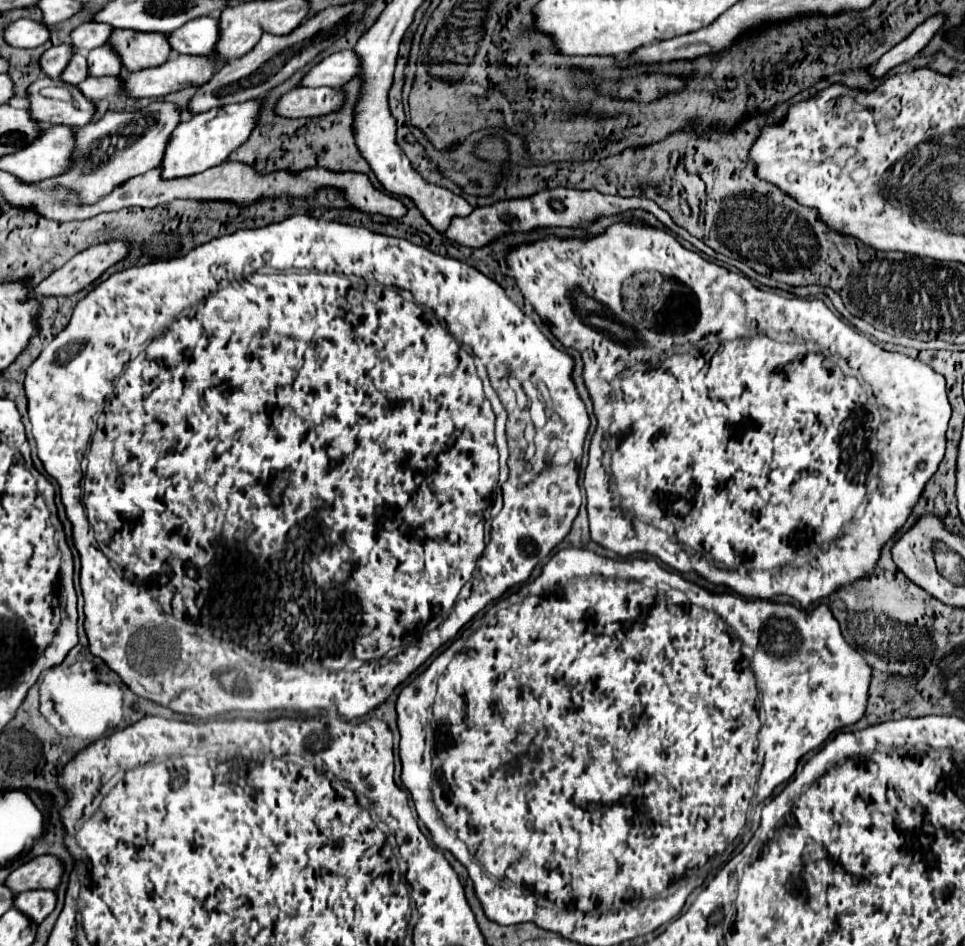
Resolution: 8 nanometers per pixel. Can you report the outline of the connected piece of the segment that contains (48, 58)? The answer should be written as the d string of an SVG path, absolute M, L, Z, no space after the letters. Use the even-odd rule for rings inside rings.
M61 44L61 46L53 46L49 50L45 50L41 54L41 72L49 78L59 78L61 70L67 66L69 58L73 54L73 48L69 44Z

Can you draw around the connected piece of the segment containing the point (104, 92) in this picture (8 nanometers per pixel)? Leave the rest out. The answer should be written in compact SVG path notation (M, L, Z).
M109 76L109 78L87 78L77 88L81 90L81 94L85 94L85 98L99 100L99 98L109 98L109 96L117 94L121 90L121 82L117 80L117 76Z

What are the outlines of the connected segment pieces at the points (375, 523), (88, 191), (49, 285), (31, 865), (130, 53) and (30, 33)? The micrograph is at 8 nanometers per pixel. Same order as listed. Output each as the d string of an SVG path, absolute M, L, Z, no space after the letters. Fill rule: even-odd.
M291 216L291 218L287 218L287 220L283 220L283 222L277 222L277 224L269 224L269 226L263 226L263 228L255 228L255 230L237 230L237 232L235 232L235 234L229 234L229 236L221 236L221 238L215 238L215 240L211 240L211 242L207 242L207 244L201 244L201 246L197 246L197 248L193 248L193 250L191 250L191 252L189 252L189 254L185 254L185 256L181 256L181 258L175 258L175 260L165 260L165 262L151 262L151 264L145 264L145 266L133 266L133 268L127 268L127 270L123 270L123 272L117 272L117 274L113 274L113 276L109 276L109 278L107 278L107 280L105 280L105 282L103 282L103 284L99 284L99 286L97 286L97 288L95 288L95 290L91 290L91 292L89 292L89 294L87 294L87 296L85 296L85 298L83 298L83 300L81 300L81 302L79 302L79 304L77 304L77 306L75 306L75 310L73 310L73 316L71 316L71 320L69 320L69 324L67 324L67 326L65 326L65 328L63 328L63 330L61 330L61 332L59 332L59 334L57 334L57 336L55 336L55 338L53 338L53 342L51 342L51 344L49 344L49 346L47 346L47 348L45 348L45 350L43 350L43 352L41 352L41 356L39 356L39 358L37 358L37 360L35 360L35 362L31 362L31 366L29 366L29 368L27 368L27 372L25 372L25 396L27 396L27 408L29 408L29 420L31 420L31 426L33 426L33 436L35 436L35 442L37 442L37 456L39 456L39 460L41 460L41 462L43 462L43 466L45 466L45 470L47 470L47 474L49 474L49 476L53 476L53 478L55 478L55 480L57 480L57 484L59 484L59 488L61 488L61 490L59 490L59 492L61 492L61 502L63 502L63 506L65 506L65 514L67 514L67 518L69 518L69 522L71 522L71 526L73 526L73 544L75 544L75 548L77 548L77 552L79 552L79 558L81 558L81 590L83 590L83 598L85 598L85 616L87 616L87 618L85 618L85 632L87 632L87 638L89 638L89 650L91 650L91 652L93 652L93 656L97 656L97 658L101 658L101 660L103 660L103 662L105 662L105 664L107 664L107 666L109 666L109 668L111 668L111 670L113 670L113 672L117 672L117 674L119 674L119 676L121 676L121 680L123 680L123 684L127 684L127 686L129 686L129 688L131 688L131 690L133 690L133 692L135 692L135 694L137 694L137 696L141 696L141 698L147 698L147 700L153 700L153 702L157 702L157 704L161 704L161 705L159 705L159 706L161 706L161 708L165 708L165 710L169 710L169 712L167 712L167 716L163 716L163 714L145 714L145 716L161 716L161 717L162 717L162 718L169 718L169 719L174 719L174 720L181 720L181 722L193 722L193 724L207 724L207 722L209 722L209 746L207 746L207 748L211 748L211 746L225 746L225 744L229 744L229 740L231 740L231 742L239 742L239 730L235 730L235 728L233 728L233 730L231 730L231 726L227 726L227 722L225 722L225 720L233 720L233 722L237 722L237 720L234 720L234 717L235 717L235 712L242 712L242 718L247 718L247 720L251 720L251 719L253 719L253 720L259 720L259 721L260 721L260 722L266 722L266 721L267 721L267 720L275 720L275 718L299 718L299 730L301 730L301 718L313 718L313 717L308 717L308 715L312 715L312 713L313 713L313 715L316 715L316 713L318 713L318 714L321 714L321 713L324 713L324 712L323 712L323 711L318 711L318 709L317 709L317 708L319 708L319 710L337 710L337 714L338 714L338 712L339 712L339 714L341 714L341 716L347 716L347 718L359 718L359 716L365 716L365 714L367 714L367 712L371 712L371 710L373 710L373 708L377 708L377 706L379 706L379 704L381 704L381 702L385 702L385 700L387 700L387 698L389 698L389 694L391 694L391 692L393 692L393 690L395 690L395 686L397 686L397 684L401 684L401 682L403 682L403 680L405 680L405 678L407 678L407 676L411 676L411 674L413 674L413 672L415 672L415 670L417 670L417 668L419 668L419 666L421 666L421 664L423 664L423 662L425 662L425 660L427 660L427 658L429 658L429 656L431 656L431 654L433 654L433 652L435 652L435 650L437 650L437 648L439 648L439 646L443 646L443 644L445 644L445 642L447 642L447 640L451 640L451 638L453 638L453 636L455 636L455 634L457 634L457 632L459 632L459 630L461 630L461 626L463 626L463 624L467 624L467 622L469 622L469 620L471 620L471 618L473 618L473 616L475 616L475 614L477 614L477 612L481 612L481 610L483 610L483 608L485 608L485 606L487 606L487 604L489 604L489 602L493 602L493 600L497 600L497 598L501 598L501 596L503 596L503 594L505 594L505 592L507 592L507 590L509 590L509 588L511 588L511 586L513 586L513 584L521 584L521 582L525 582L525 580L527 580L527 578L529 578L529 576L531 576L531 572L533 572L533 568L535 568L535 566L537 566L537 562L539 562L539 558L545 558L545 556L547 556L547 554L549 554L549 552L551 552L551 550L553 550L553 548L555 548L555 546L557 546L557 544L559 544L559 542L561 542L561 540L563 540L563 538L565 538L565 536L567 536L567 534L569 534L569 530L571 530L571 524L573 524L573 520L575 520L575 516L577 516L577 512L579 512L579 506L581 506L581 490L579 490L579 482L577 482L577 480L579 480L579 472L577 472L577 466L575 466L575 464L567 464L567 466L559 466L559 468L553 468L553 470L551 470L551 472L545 472L545 470L543 470L543 452L545 452L545 450L547 450L547 448L549 448L549 452L557 452L557 450L559 450L559 448L569 448L569 450L571 450L571 452L573 452L573 460L581 460L581 456L583 456L583 442L585 442L585 436L587 436L587 432L589 432L589 414L587 414L587 408L585 408L585 404L583 404L583 400L581 400L581 398L579 398L579 392L577 392L577 388L575 388L575 382L573 382L573 378L571 378L571 374L573 374L573 366L575 366L575 362L573 362L573 358L571 358L571 356L569 356L569 354L565 354L565 352L561 352L561 350L557 350L557 348L555 348L555 346L553 346L553 344L551 344L551 342L549 342L549 340L547 340L547 336L545 336L545 334L543 334L543 332L541 332L541 330L539 330L539 326L537 326L537 324L535 324L535 322L533 322L533 318L531 318L531 316L527 316L527 314L523 314L523 312L521 312L521 308L519 308L519 306L517 306L517 304L515 304L515 302L513 302L513 300L511 300L511 298L509 298L509 296L507 296L507 294L505 294L505 292L503 292L503 288L501 288L501 286L499 286L499 284L497 284L497 282L493 282L493 280L491 280L491 278L487 278L487 276L483 276L483 274L481 274L481 272L477 272L477 270L475 270L475 268L473 268L473 266L467 266L467 264L463 264L463 262L459 262L459 260L455 260L455 258L447 258L447 256L439 256L439 254L433 254L433 252L429 252L429 250L427 250L427 248L423 248L423 246L417 246L417 244L411 244L411 242L409 242L409 240L403 240L403 238L391 238L391 236L383 236L383 234L373 234L373 232L369 232L369 230L367 230L367 228L359 228L359 226L347 226L347 224L337 224L337 222L325 222L325 220L317 220L317 218L311 218L311 216ZM263 266L269 266L269 268L275 268L275 270L279 270L279 272L281 272L281 274L259 274L259 272L257 272L257 270L259 270L259 268L263 268ZM401 290L407 290L407 292L411 292L411 294L413 294L413 300L405 300L405 298L403 298L403 296L401 296ZM453 336L455 336L455 338L457 338L457 340L459 340L459 342L463 342L463 344L467 344L467 346L471 346L471 350L473 350L473 354L475 354L475 356L477 356L477 358L475 358L475 364L473 364L473 356L471 356L471 354L467 354L467 352L465 352L465 350L463 350L463 348L461 348L461 346L459 346L459 342L457 342L457 340L455 340L455 338L453 338ZM525 370L533 370L533 380L541 380L541 382L543 382L543 384L545 384L545 386L547 386L547 390L549 390L549 396L551 396L551 400L553 400L553 406L555 406L555 408L557 408L557 414L559 414L559 422L551 422L551 420L549 420L549 422L547 422L547 426L545 426L545 428L541 428L541 430L539 430L539 432L537 432L537 466L531 466L531 468L527 468L527 466L509 466L509 468L511 468L511 472L509 472L509 468L507 468L507 456L509 456L509 450L507 450L507 436L505 436L505 422L507 422L507 412L505 412L505 408L503 408L503 406L501 406L501 402L499 402L499 398L501 398L501 400L515 400L515 390L513 390L513 388L509 388L509 384L507 384L507 378L509 378L509 376L515 376L515 378L517 378L517 380L525 380ZM89 438L91 438L91 448L89 448L89 456L87 456L87 460L89 460L89 464L87 464L87 476L85 476L85 478L83 478L83 476L81 476L81 458L83 458L83 454L85 454L85 446L87 446L87 444L89 444ZM502 484L503 484L503 508L501 508L501 514L497 514L497 516L495 516L495 520L493 520L493 528L491 528L491 540L489 540L489 544L487 544L487 546L485 546L485 544L483 544L483 534L485 534L485 512L487 512L487 510L489 510L489 508L491 508L491 506L493 506L493 496L495 496L495 488L497 488L497 493L498 493L498 494L500 494L500 492L501 492L501 485L502 485ZM149 624L155 624L155 626L157 626L157 628L159 628L159 626L165 626L165 636L173 636L173 644L171 644L171 640L169 640L169 642L165 642L165 646L163 646L163 652L161 652L161 658L157 658L157 662L145 662L145 660L137 660L137 658L135 658L135 656L133 656L133 658L131 658L131 656L129 656L129 642L131 642L131 638L133 638L133 634L135 634L135 632L137 632L137 630L139 630L139 628L145 628L145 626L149 626Z
M153 102L137 112L109 110L101 120L89 122L87 126L73 130L75 152L69 170L57 178L33 182L33 186L41 190L65 186L67 190L77 192L79 204L93 206L101 198L105 198L105 194L111 194L111 190L121 186L121 182L127 182L129 178L157 168L169 142L169 136L179 122L181 114L171 102Z
M111 240L107 244L91 246L71 258L65 266L51 272L41 284L33 288L33 294L29 294L29 298L41 300L47 296L73 296L95 282L109 266L123 260L127 256L127 250L129 246L125 244L125 240Z
M37 856L15 868L7 876L5 886L13 890L13 898L27 890L55 890L61 882L61 874L63 866L55 856Z
M115 30L107 44L121 56L123 68L131 72L161 66L171 52L171 46L163 34L137 34L133 30Z
M21 18L21 20L11 22L5 28L3 38L13 48L37 48L47 42L49 30L43 22L33 22L29 18Z

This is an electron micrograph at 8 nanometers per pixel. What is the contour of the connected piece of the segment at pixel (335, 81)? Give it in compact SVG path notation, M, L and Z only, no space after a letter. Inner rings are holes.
M343 50L335 52L327 58L323 58L319 64L315 64L299 82L299 86L309 86L309 88L319 88L319 86L329 86L329 88L341 88L347 84L351 78L359 74L359 62L353 50Z

